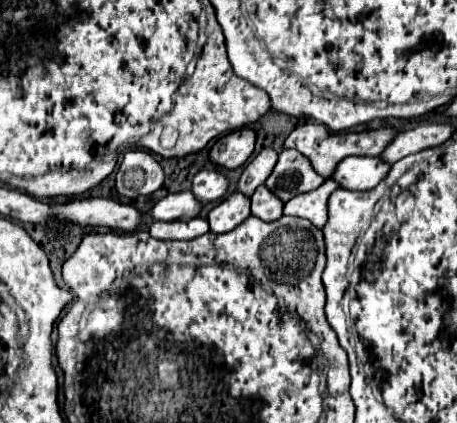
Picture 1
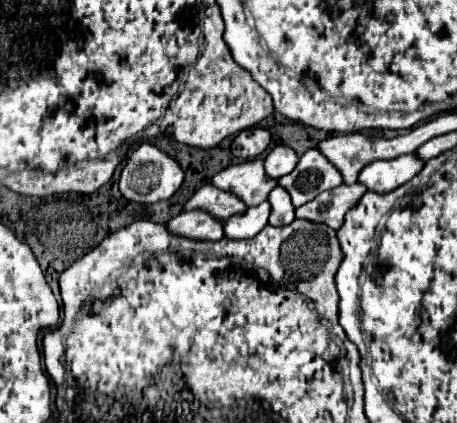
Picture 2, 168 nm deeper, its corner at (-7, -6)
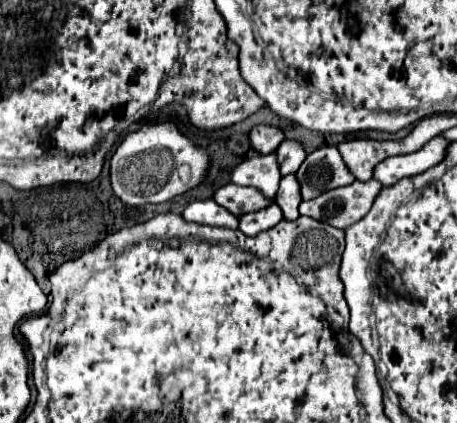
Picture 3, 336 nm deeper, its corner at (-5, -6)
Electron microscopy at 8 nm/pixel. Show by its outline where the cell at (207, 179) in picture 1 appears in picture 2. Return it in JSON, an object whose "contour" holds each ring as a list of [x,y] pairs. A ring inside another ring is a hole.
{"contour":[[[256,157],[254,161],[230,165],[224,171],[216,173],[210,179],[210,185],[214,185],[220,191],[230,191],[238,199],[242,199],[248,207],[252,207],[258,205],[260,201],[266,201],[268,193],[278,185],[278,181],[270,179],[264,173],[262,157]]]}

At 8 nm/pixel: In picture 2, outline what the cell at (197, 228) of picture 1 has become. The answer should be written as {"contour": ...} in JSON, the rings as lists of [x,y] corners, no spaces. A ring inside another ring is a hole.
{"contour":[[[182,211],[168,221],[168,231],[178,237],[194,241],[220,241],[224,237],[222,221],[204,211]]]}

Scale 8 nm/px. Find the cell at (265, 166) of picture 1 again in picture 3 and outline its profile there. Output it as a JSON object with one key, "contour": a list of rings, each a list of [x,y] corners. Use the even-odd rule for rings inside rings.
{"contour":[[[286,139],[286,143],[282,143],[278,147],[276,155],[278,155],[278,165],[280,165],[282,175],[288,175],[288,173],[296,173],[298,171],[298,167],[304,163],[308,153],[304,151],[304,147],[298,141]]]}

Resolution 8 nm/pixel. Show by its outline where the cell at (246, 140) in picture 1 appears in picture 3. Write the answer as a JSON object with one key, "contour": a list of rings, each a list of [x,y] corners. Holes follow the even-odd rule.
{"contour":[[[258,125],[250,131],[250,141],[258,153],[274,153],[284,139],[284,133],[272,125]]]}

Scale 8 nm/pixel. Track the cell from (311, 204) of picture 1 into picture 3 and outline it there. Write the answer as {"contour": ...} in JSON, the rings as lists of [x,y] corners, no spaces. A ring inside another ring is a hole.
{"contour":[[[370,179],[366,183],[354,181],[346,187],[326,191],[312,201],[302,201],[300,215],[314,217],[338,229],[348,229],[370,211],[382,187],[384,185],[376,179]]]}

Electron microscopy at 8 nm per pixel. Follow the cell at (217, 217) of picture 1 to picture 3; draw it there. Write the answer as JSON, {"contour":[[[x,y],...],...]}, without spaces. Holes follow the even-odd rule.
{"contour":[[[274,203],[266,207],[266,211],[256,211],[256,213],[246,213],[240,217],[240,231],[248,237],[254,237],[266,229],[272,229],[284,219],[282,209]]]}

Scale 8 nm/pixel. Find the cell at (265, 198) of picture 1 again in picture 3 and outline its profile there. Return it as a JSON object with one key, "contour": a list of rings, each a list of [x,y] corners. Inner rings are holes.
{"contour":[[[296,175],[282,177],[280,189],[278,189],[278,195],[276,195],[276,203],[280,205],[284,219],[298,219],[300,217],[300,213],[298,213],[300,201],[302,201],[302,195],[300,195]]]}

